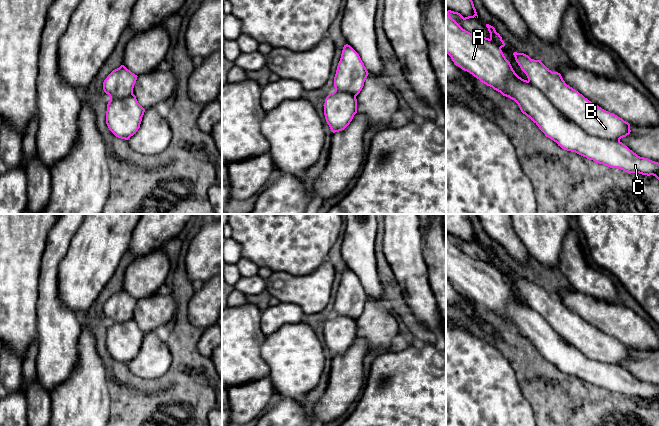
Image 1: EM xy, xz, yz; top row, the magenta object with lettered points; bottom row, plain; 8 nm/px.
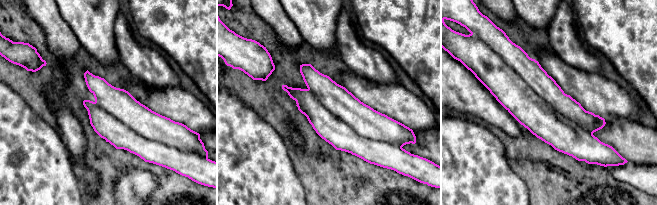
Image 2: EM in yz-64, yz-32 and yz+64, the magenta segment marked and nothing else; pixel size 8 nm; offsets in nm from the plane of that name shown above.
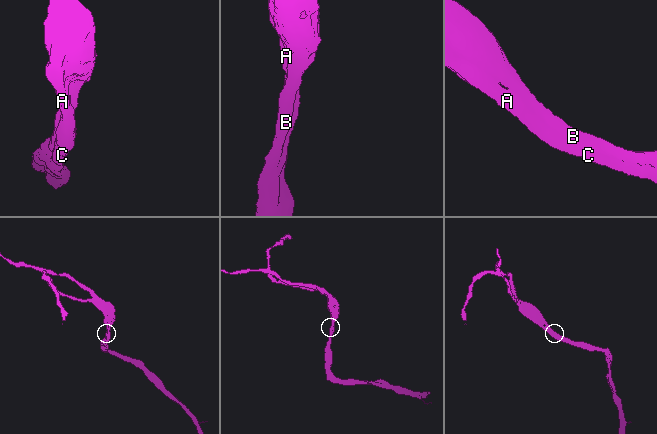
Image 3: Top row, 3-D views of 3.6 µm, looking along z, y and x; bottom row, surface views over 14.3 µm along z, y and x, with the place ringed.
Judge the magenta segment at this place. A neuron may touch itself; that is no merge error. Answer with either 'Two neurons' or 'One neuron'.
One neuron

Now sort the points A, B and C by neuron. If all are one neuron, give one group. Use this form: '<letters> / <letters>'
A B C

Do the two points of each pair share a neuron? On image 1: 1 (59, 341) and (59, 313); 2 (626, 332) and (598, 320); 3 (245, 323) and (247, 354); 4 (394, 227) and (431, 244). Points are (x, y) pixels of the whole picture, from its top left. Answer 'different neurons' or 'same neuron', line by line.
1: same neuron
2: same neuron
3: same neuron
4: different neurons

